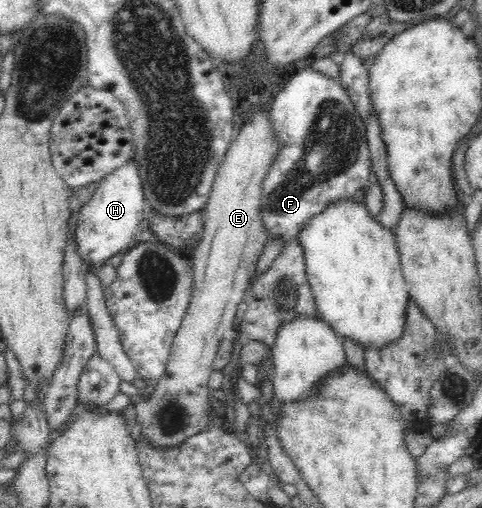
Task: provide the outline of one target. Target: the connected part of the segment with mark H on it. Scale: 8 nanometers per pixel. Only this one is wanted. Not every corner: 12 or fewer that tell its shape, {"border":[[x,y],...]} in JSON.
{"border":[[134,159],[74,217],[77,252],[100,270],[135,245],[145,216]]}

